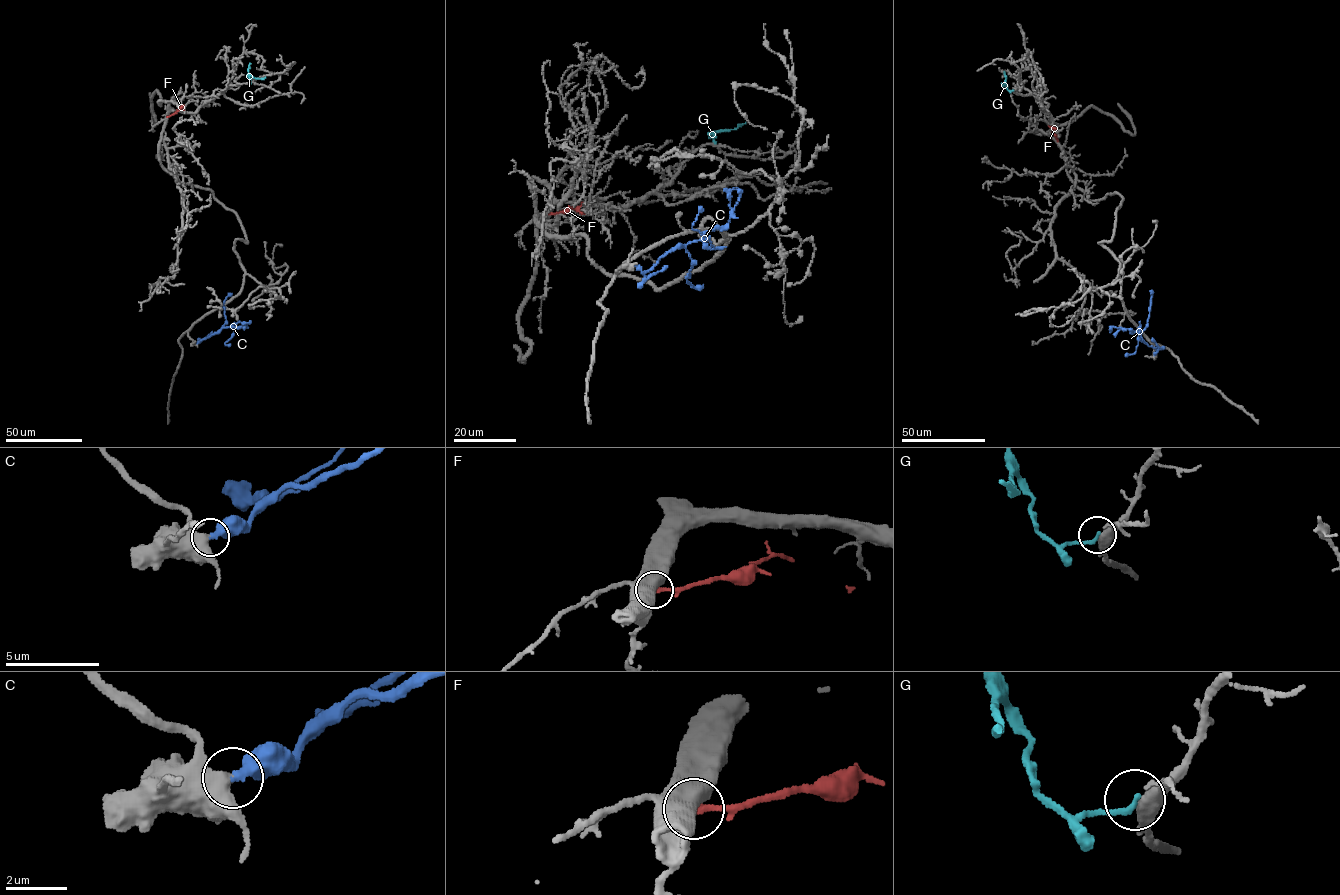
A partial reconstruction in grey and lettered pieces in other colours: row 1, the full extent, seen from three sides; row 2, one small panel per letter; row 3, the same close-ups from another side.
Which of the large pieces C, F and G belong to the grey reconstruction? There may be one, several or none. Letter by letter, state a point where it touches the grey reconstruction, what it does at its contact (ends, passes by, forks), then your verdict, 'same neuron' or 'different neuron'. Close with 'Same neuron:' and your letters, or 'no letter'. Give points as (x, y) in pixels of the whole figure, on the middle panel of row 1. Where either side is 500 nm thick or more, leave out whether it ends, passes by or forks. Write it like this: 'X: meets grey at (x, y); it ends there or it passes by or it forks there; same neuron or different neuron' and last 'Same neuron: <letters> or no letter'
C: meets grey at (635, 266); same neuron
F: meets grey at (550, 213); different neuron
G: meets grey at (715, 143); different neuron
Same neuron: C

